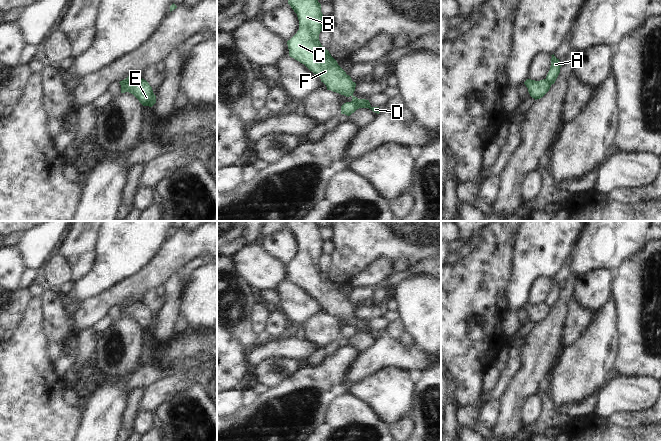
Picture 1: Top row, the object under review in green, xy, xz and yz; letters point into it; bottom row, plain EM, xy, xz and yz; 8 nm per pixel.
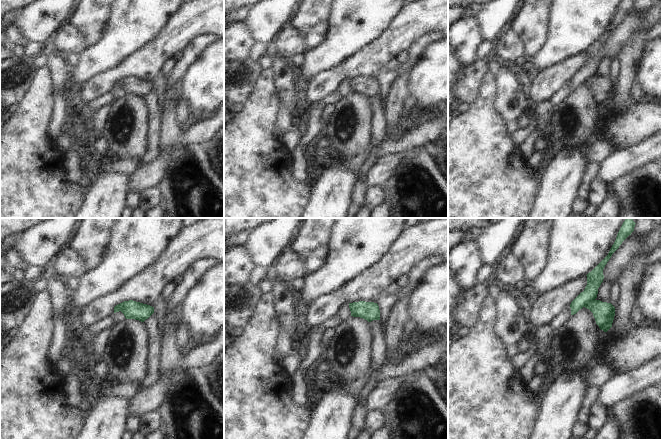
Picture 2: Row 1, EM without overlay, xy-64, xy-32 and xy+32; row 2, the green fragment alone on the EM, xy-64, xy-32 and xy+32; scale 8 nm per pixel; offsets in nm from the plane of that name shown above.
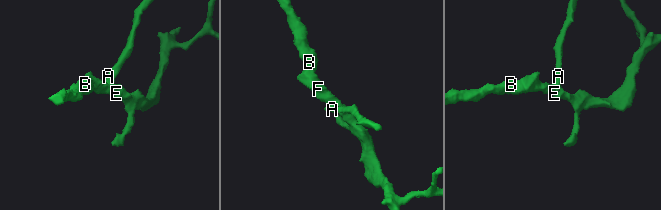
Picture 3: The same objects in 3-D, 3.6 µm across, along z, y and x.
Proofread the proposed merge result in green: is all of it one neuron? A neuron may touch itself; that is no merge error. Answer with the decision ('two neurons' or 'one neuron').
two neurons

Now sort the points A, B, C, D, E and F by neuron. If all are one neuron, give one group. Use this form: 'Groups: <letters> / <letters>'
Groups: A / B C D E F

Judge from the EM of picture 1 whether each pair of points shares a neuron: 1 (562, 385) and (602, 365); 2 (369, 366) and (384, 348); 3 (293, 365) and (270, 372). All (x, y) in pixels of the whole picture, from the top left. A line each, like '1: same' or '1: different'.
1: same
2: same
3: same

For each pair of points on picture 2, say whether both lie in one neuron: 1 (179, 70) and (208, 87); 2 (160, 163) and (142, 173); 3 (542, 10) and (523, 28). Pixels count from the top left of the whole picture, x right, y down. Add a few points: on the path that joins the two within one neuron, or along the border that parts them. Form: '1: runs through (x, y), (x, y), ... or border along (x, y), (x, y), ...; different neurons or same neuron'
1: border along (200, 55), (180, 82); different neurons
2: runs through (156, 167), (150, 173), (146, 173); same neuron
3: runs through (537, 14), (528, 23); same neuron

